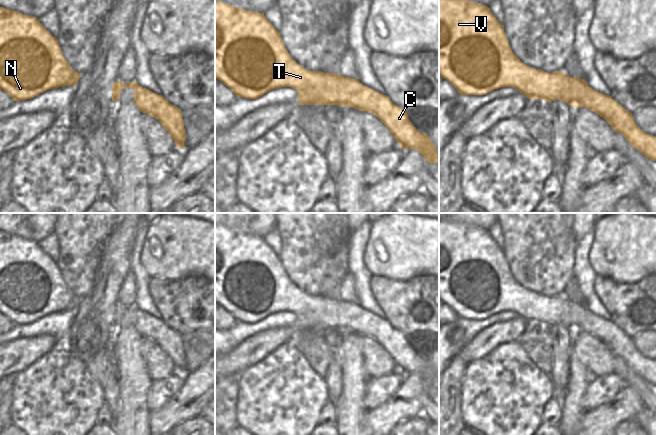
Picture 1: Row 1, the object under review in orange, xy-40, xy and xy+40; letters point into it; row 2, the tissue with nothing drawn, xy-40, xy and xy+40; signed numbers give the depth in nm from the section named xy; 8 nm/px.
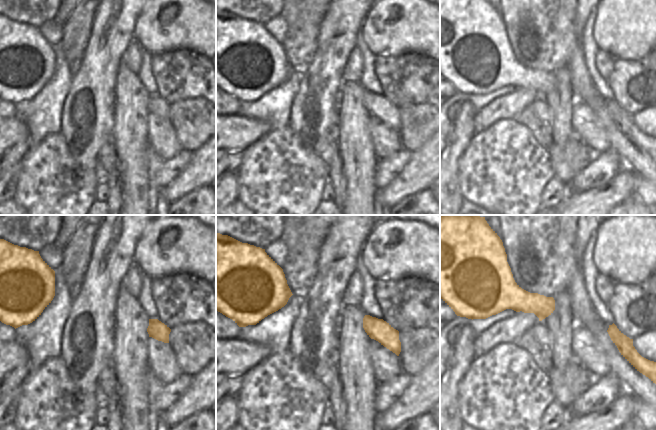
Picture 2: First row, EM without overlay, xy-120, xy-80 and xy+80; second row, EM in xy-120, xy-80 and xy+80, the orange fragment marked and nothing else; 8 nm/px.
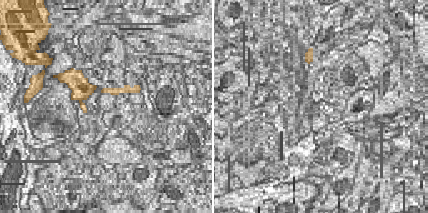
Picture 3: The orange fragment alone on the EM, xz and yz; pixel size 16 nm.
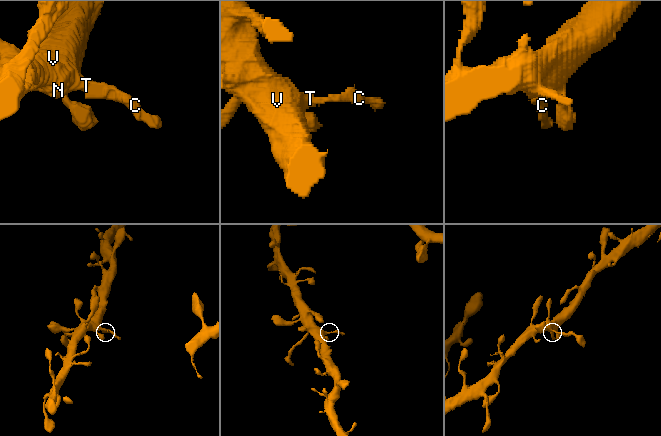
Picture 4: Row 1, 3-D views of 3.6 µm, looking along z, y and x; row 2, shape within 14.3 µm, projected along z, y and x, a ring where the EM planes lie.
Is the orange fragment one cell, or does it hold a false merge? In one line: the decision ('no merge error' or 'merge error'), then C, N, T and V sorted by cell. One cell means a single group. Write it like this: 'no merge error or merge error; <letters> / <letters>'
no merge error; C N T V

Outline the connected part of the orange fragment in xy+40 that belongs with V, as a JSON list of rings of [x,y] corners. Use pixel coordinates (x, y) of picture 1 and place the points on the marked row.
[[[439,0],[439,75],[449,81],[462,95],[485,95],[501,87],[513,87],[528,99],[543,99],[548,103],[557,99],[572,107],[585,107],[605,119],[614,131],[621,133],[628,143],[649,159],[656,161],[656,137],[645,133],[635,122],[632,113],[610,95],[603,95],[589,87],[584,79],[569,77],[562,71],[547,73],[525,65],[511,50],[501,25],[490,9],[467,0]]]

